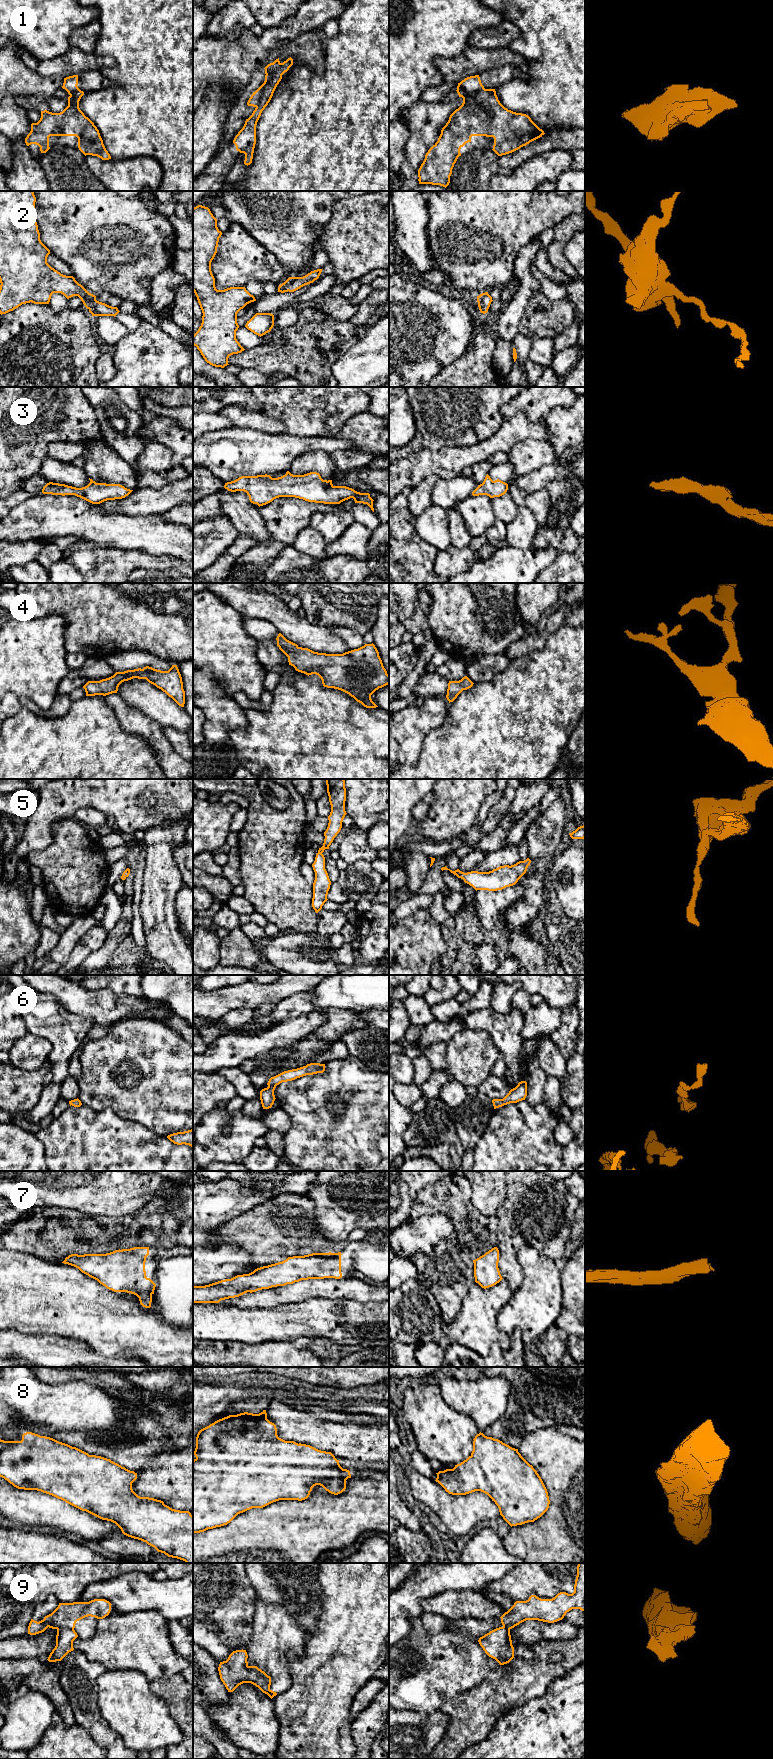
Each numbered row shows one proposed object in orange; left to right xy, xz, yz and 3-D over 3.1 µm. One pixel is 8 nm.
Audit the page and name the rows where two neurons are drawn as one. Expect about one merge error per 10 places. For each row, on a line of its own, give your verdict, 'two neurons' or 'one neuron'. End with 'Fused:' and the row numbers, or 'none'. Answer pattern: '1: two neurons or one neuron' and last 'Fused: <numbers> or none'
1: two neurons
2: one neuron
3: one neuron
4: one neuron
5: one neuron
6: one neuron
7: one neuron
8: one neuron
9: two neurons
Fused: 1, 9

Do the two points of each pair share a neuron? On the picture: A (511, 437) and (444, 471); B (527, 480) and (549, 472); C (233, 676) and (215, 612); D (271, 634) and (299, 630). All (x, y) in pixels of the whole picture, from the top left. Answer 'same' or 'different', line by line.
A: same
B: same
C: same
D: different

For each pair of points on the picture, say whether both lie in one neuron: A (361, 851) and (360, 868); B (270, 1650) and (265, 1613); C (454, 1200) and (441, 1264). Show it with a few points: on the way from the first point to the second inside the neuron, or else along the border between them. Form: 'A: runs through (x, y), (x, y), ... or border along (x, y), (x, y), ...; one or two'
A: border along (370, 861), (356, 860), (349, 864); two
B: runs through (270, 1641), (270, 1622); one
C: runs through (462, 1216), (462, 1244), (457, 1249); one

